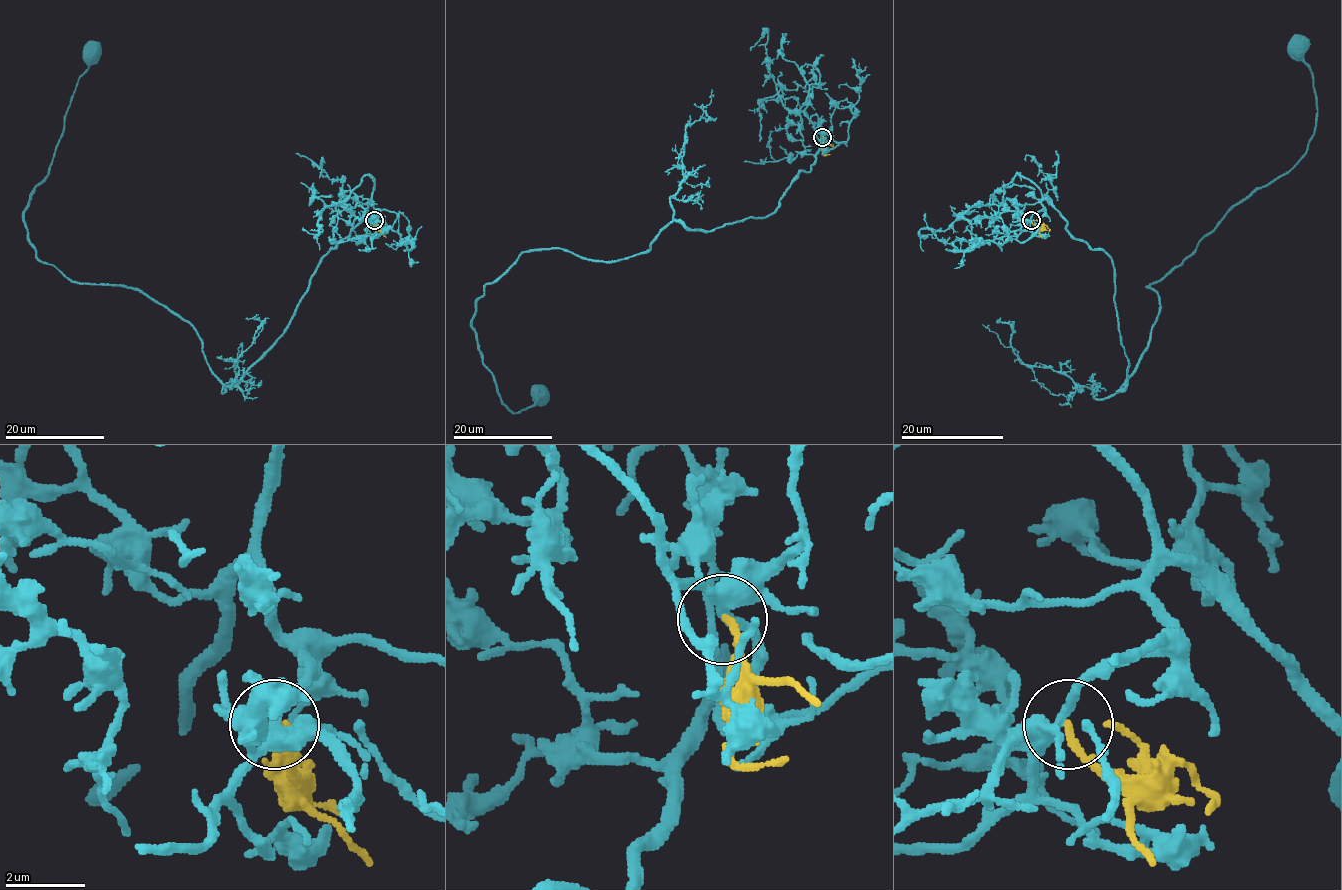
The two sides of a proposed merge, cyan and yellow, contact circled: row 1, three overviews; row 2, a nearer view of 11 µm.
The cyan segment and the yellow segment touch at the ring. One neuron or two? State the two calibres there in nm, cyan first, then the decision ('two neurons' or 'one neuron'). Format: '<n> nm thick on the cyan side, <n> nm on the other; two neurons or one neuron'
320 nm thick on the cyan side, 180 nm on the other; two neurons

